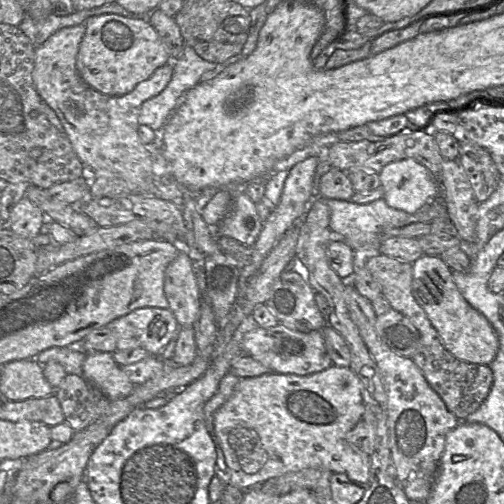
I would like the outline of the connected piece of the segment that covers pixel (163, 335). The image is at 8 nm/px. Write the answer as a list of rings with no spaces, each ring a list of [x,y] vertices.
[[[155,307],[140,308],[110,322],[106,328],[110,329],[116,339],[116,351],[141,348],[150,356],[158,356],[179,332],[179,324],[169,309]]]

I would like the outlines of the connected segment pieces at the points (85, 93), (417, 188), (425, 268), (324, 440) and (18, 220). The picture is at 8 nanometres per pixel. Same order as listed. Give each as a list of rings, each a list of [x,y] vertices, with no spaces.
[[[79,24],[76,26],[70,26],[70,27],[64,27],[58,31],[56,31],[54,34],[52,34],[44,43],[42,43],[40,46],[35,48],[35,61],[34,61],[34,68],[32,71],[32,79],[34,86],[41,96],[41,98],[44,100],[46,104],[48,104],[57,114],[58,118],[61,121],[63,131],[68,136],[76,154],[80,158],[80,160],[84,163],[86,167],[88,167],[94,175],[100,175],[100,176],[118,176],[119,178],[122,178],[125,180],[128,184],[128,187],[131,189],[132,194],[141,194],[141,195],[150,195],[155,196],[155,191],[158,191],[158,187],[156,185],[159,185],[161,182],[160,177],[168,177],[168,176],[157,176],[154,172],[154,158],[150,150],[142,143],[142,141],[139,138],[138,134],[138,128],[140,126],[139,124],[139,114],[141,110],[141,106],[143,103],[157,95],[159,95],[168,85],[168,83],[171,80],[172,74],[173,74],[173,66],[172,63],[167,63],[164,66],[156,69],[154,73],[145,81],[139,83],[132,92],[123,95],[123,96],[107,96],[104,95],[93,88],[91,88],[88,84],[86,84],[83,79],[80,77],[78,70],[76,68],[76,58],[79,50],[80,43],[85,35],[86,27],[85,24]]]
[[[408,158],[387,164],[379,173],[383,199],[391,208],[413,215],[441,194],[430,171]]]
[[[423,255],[412,266],[413,296],[438,332],[445,349],[460,361],[489,366],[498,352],[497,334],[486,317],[465,300],[450,268],[440,257],[431,255]]]
[[[331,365],[323,371],[304,376],[269,372],[258,377],[240,379],[238,384],[234,387],[230,398],[214,413],[213,418],[214,432],[223,452],[227,466],[226,475],[223,476],[225,478],[226,485],[234,486],[244,492],[252,487],[258,486],[268,479],[278,477],[289,472],[300,471],[305,468],[317,468],[329,470],[333,473],[344,473],[352,480],[362,483],[368,482],[370,477],[369,455],[352,446],[347,441],[347,434],[362,419],[363,412],[364,405],[360,382],[350,367],[338,367]]]
[[[24,196],[13,208],[7,226],[17,235],[31,240],[40,234],[45,221],[42,210]]]

